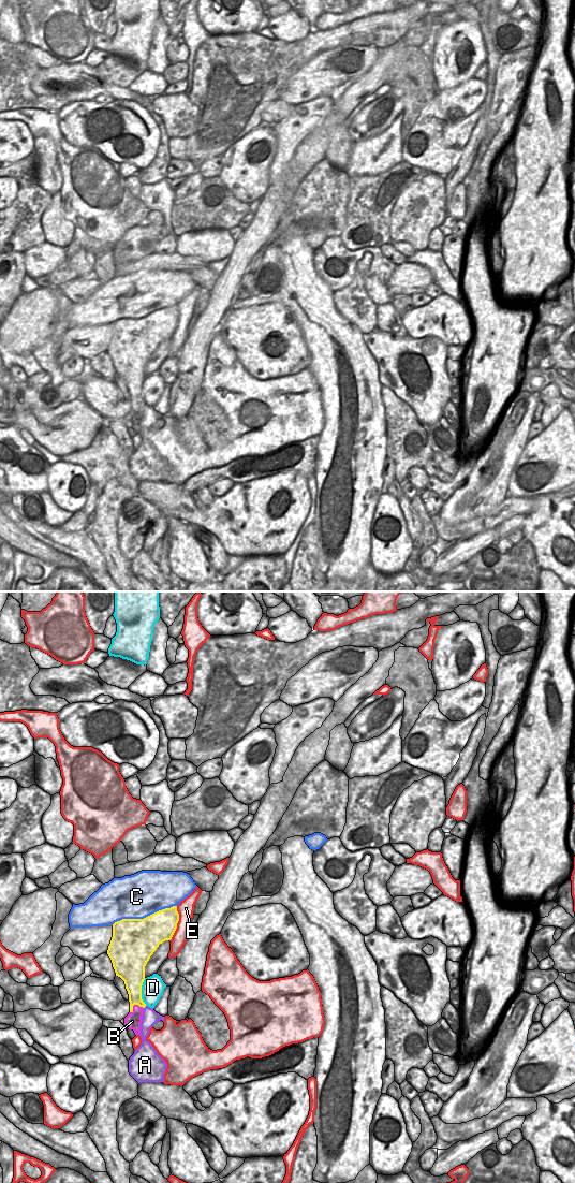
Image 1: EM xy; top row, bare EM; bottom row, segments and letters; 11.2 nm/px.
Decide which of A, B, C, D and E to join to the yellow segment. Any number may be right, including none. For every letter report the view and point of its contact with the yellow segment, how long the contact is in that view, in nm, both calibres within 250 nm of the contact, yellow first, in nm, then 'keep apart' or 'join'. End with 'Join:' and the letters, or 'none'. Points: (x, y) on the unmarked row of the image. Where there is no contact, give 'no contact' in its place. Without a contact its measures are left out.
A: no contact | join
B: xy (134, 403) | 170 nm | 200/190 nm | keep apart
C: xy (144, 317) | 750 nm | 460/480 nm | keep apart
D: xy (141, 391) | 320 nm | 280/260 nm | keep apart
E: xy (177, 321) | 400 nm | 340/180 nm | keep apart
Join: A

